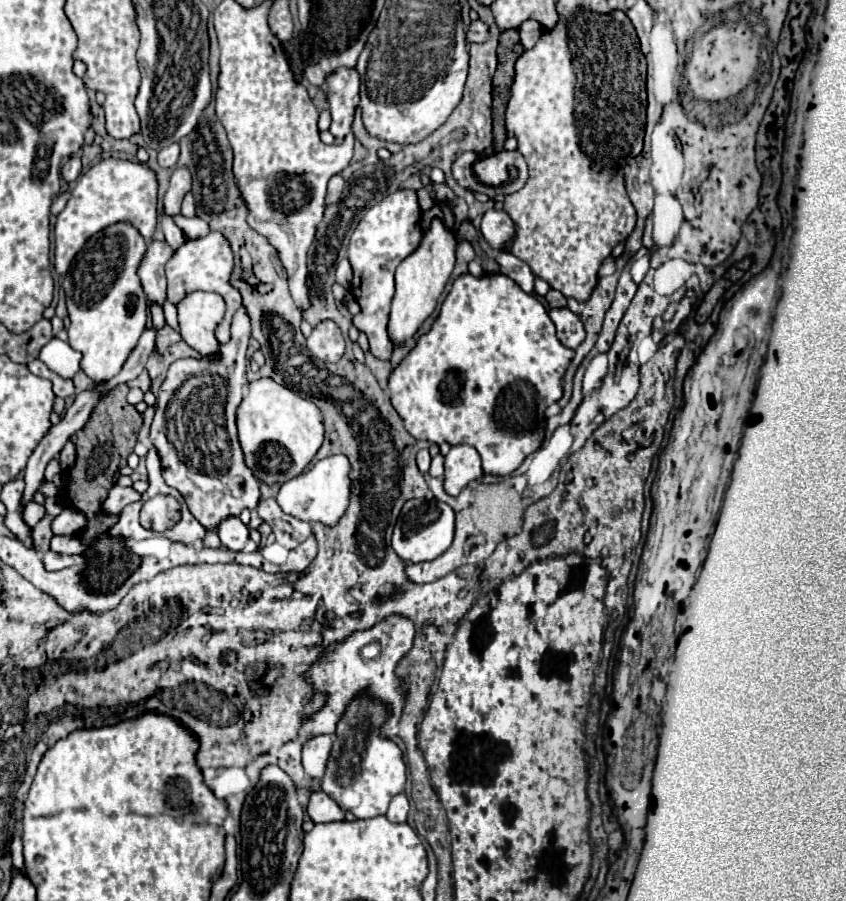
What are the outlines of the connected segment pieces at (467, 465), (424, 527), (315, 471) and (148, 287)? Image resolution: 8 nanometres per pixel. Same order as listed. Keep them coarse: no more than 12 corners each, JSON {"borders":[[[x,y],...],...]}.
{"borders":[[[472,446],[446,454],[444,490],[458,496],[468,482],[484,476]],[[408,500],[392,534],[404,562],[428,562],[454,538],[454,512]],[[346,456],[320,460],[280,486],[298,520],[334,526],[346,512]],[[148,242],[138,268],[148,304],[164,306],[164,266],[174,250]]]}

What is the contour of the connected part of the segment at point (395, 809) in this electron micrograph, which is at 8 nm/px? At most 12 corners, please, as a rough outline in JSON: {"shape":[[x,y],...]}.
{"shape":[[392,798],[386,816],[390,822],[406,822],[408,798]]}

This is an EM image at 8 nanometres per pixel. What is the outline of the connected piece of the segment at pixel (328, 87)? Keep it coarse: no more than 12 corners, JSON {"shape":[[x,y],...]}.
{"shape":[[340,66],[326,76],[330,132],[342,140],[360,104],[360,74]]}

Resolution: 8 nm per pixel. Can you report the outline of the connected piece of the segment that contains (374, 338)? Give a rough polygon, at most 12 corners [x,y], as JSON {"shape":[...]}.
{"shape":[[414,190],[392,192],[352,232],[352,324],[390,360],[394,270],[420,244]]}

